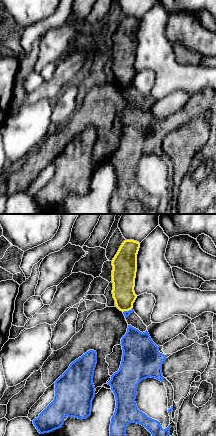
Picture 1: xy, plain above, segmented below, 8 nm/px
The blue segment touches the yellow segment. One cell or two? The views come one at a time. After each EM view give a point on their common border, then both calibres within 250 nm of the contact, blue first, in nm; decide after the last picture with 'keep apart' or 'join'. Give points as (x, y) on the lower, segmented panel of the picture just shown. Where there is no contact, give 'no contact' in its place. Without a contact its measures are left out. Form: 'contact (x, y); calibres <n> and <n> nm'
contact (127, 311); calibres 50 and 180 nm

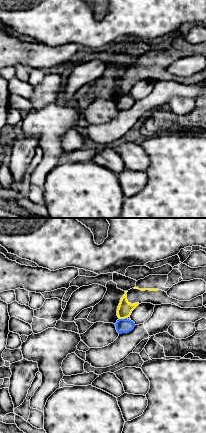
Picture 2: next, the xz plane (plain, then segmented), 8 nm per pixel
contact (122, 319); calibres 110 and 120 nm

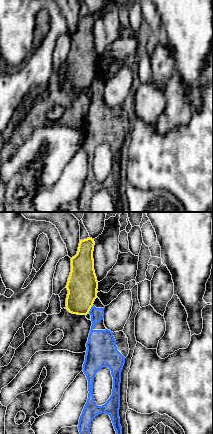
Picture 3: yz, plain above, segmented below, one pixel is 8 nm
contact (90, 309); calibres 160 and 240 nm

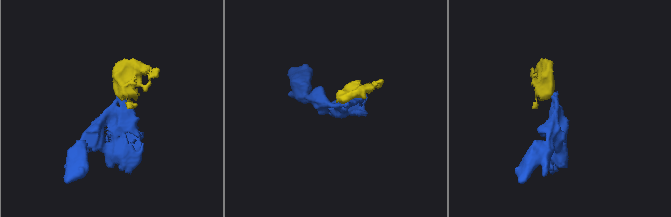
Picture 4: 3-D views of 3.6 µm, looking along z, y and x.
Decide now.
keep apart

